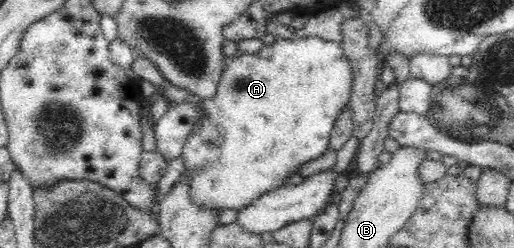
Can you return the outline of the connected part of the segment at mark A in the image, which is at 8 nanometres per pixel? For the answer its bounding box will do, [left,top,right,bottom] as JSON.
[181,36,355,210]

